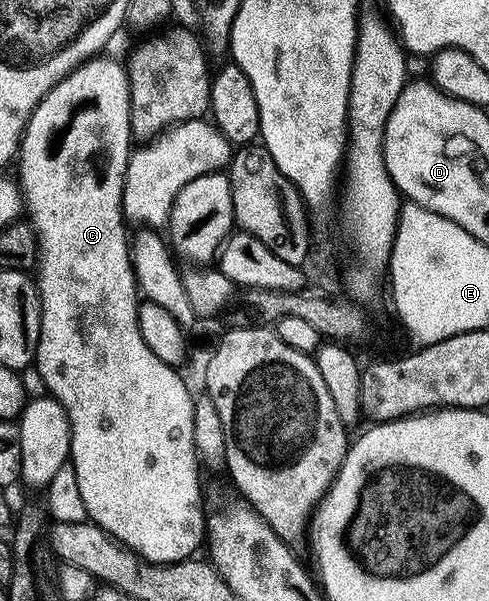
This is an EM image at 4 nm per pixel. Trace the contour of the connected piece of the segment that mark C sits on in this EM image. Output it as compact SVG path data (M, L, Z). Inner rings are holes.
M99 54L94 58L85 61L78 68L75 68L63 81L61 81L55 88L52 88L43 97L43 101L34 108L34 112L31 115L31 120L27 123L27 131L23 133L22 143L19 145L17 165L19 164L19 176L17 175L18 183L21 185L21 191L23 193L23 199L25 201L26 211L31 211L29 216L30 223L34 224L35 232L39 236L39 259L37 261L37 287L39 290L39 305L41 306L41 334L39 335L39 345L35 351L35 358L33 361L34 367L39 369L40 376L44 380L44 386L46 391L56 400L59 400L61 406L65 409L68 414L68 421L71 424L71 452L69 463L78 469L76 474L77 487L81 492L81 499L84 502L85 510L89 517L90 523L98 526L98 528L104 528L114 540L120 540L125 547L129 550L136 552L141 558L145 558L149 562L154 564L176 564L182 560L190 560L196 555L195 552L205 540L205 507L203 508L203 488L199 485L199 468L201 469L201 457L198 452L195 451L195 443L193 442L193 418L195 417L195 402L196 397L191 396L191 392L187 389L187 384L178 376L176 369L167 365L161 359L157 358L153 351L149 350L149 346L145 344L145 340L142 337L141 330L138 326L138 312L141 303L141 293L139 291L139 285L135 278L135 267L131 261L131 245L132 241L127 238L127 228L129 229L128 221L124 217L123 213L123 184L127 178L127 166L130 158L131 147L133 144L131 135L131 83L127 81L127 70L122 63L118 64L115 60L106 60L106 55Z

